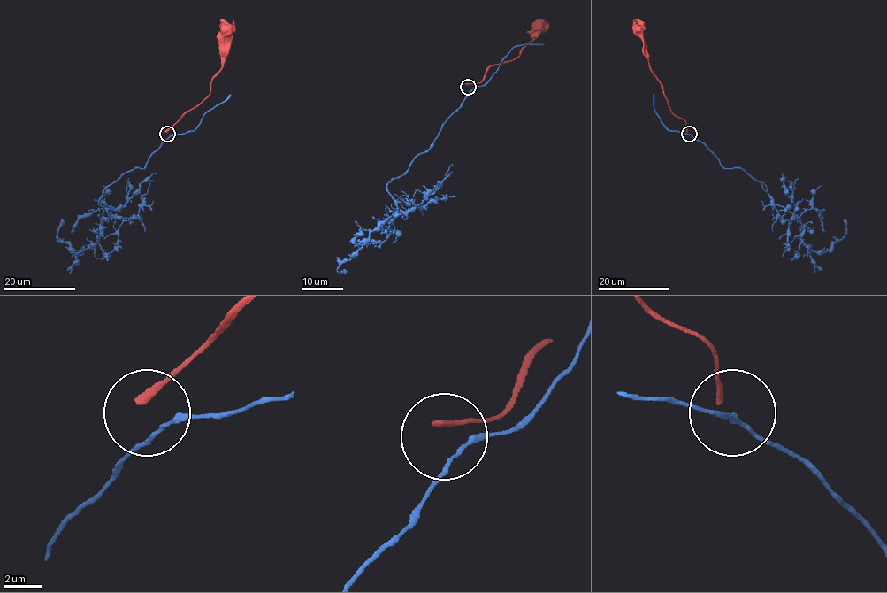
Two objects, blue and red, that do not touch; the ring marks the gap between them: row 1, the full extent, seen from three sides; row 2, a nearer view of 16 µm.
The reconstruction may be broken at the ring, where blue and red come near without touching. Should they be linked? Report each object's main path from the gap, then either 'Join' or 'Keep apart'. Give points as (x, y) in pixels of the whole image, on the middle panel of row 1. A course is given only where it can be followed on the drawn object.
Course of blue: (470, 90), (430, 148), (387, 183), (399, 212), (370, 233), (369, 240), (337, 269), (344, 270). Course of red: (467, 85), (477, 83), (492, 65), (508, 63), (518, 56), (540, 32), (546, 20). Keep apart

